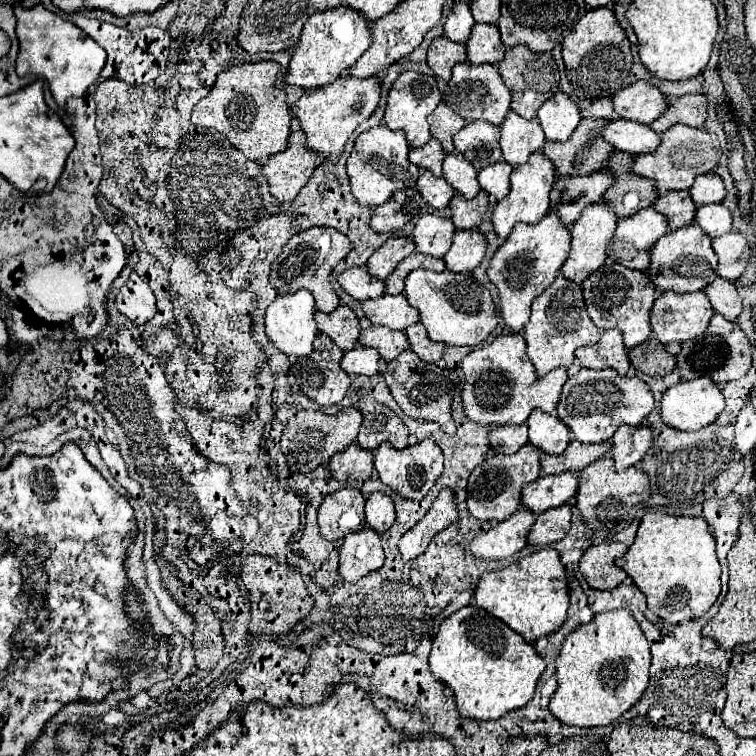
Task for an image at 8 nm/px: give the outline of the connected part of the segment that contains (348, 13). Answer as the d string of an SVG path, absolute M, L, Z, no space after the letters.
M337 6L327 12L315 12L309 16L309 20L303 26L299 44L293 52L289 72L285 74L287 84L297 84L303 88L317 88L325 84L333 84L343 70L351 68L361 54L371 44L371 22L367 18L361 18L357 10L349 10L349 6Z

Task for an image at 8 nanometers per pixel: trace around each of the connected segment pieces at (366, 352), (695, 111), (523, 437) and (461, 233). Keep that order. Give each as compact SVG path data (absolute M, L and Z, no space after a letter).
M357 344L353 350L345 352L343 360L341 360L341 368L347 374L363 374L363 376L373 376L379 372L379 354L377 350L369 348L369 346L361 346Z
M683 94L669 106L669 110L661 118L651 122L651 128L661 134L677 122L701 128L707 116L709 116L709 100L705 94Z
M527 424L521 426L495 426L489 434L491 448L499 454L515 454L527 444Z
M479 228L473 230L457 230L453 246L445 254L447 270L451 272L471 272L475 270L487 250L487 238Z

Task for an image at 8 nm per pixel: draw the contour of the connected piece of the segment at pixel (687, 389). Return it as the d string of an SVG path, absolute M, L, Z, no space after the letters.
M695 378L695 380L683 380L675 386L671 386L661 400L661 416L663 422L683 430L683 432L691 432L691 430L699 430L711 422L717 420L717 416L725 410L725 396L723 390L711 380L711 378Z

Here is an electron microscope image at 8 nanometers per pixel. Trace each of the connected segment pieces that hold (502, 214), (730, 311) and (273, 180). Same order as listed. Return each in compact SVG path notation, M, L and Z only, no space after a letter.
M541 150L531 154L525 164L517 166L513 170L513 174L511 174L511 192L503 200L497 202L497 206L493 210L493 216L491 216L495 232L499 234L501 240L505 240L509 236L509 232L513 230L513 226L517 222L535 224L549 212L549 194L551 194L553 182L555 182L553 162L549 162L549 158L545 158L541 154Z
M717 276L707 288L705 294L711 300L711 306L715 312L723 314L727 320L737 320L737 316L743 310L743 302L741 296L737 292L737 286L721 276Z
M301 130L291 132L289 148L271 156L263 164L263 174L269 180L271 194L281 202L293 200L309 182L317 168L317 160L319 156L305 146L305 134L301 134Z

